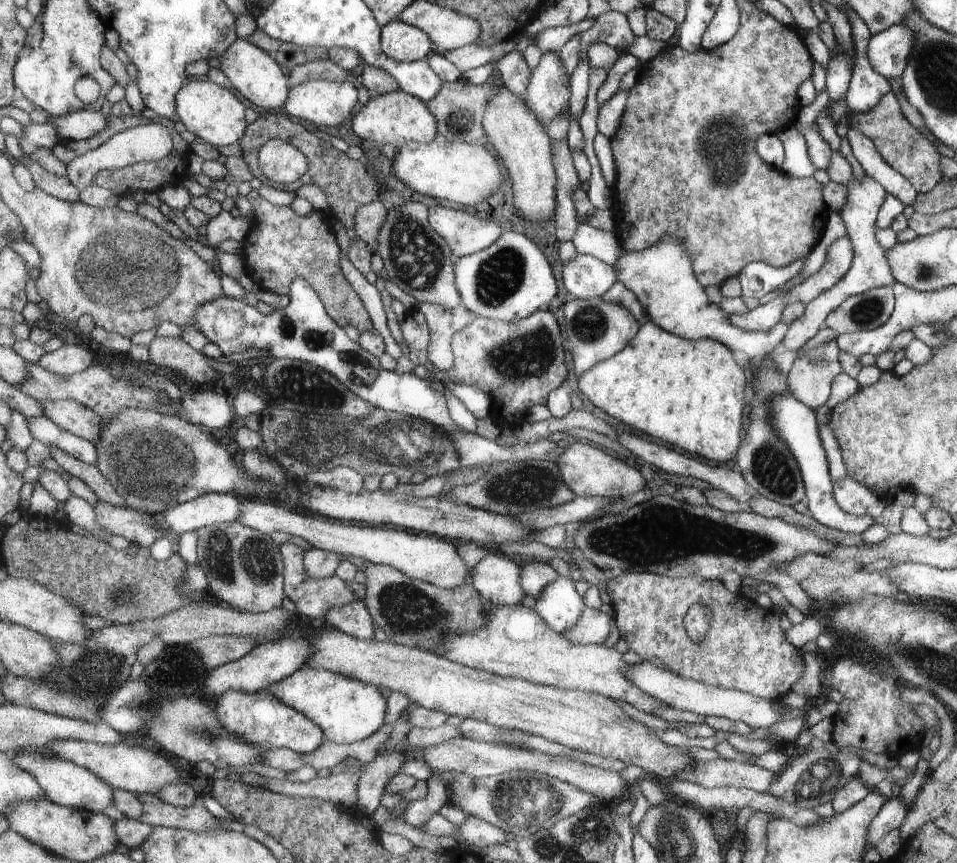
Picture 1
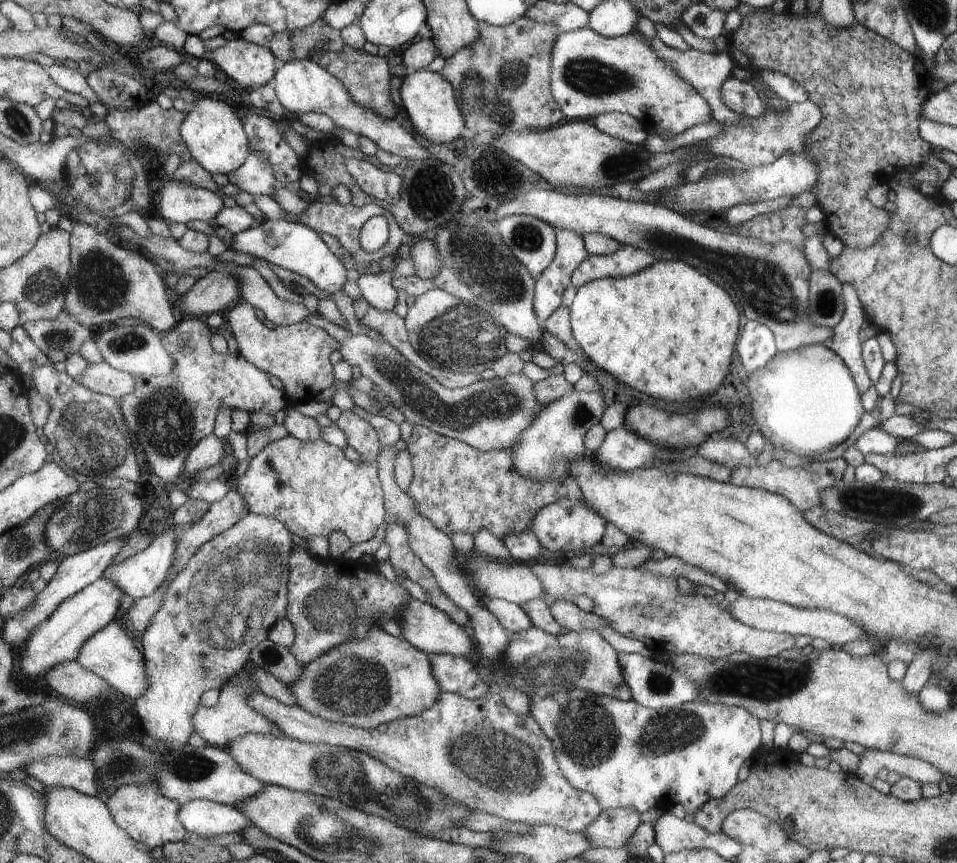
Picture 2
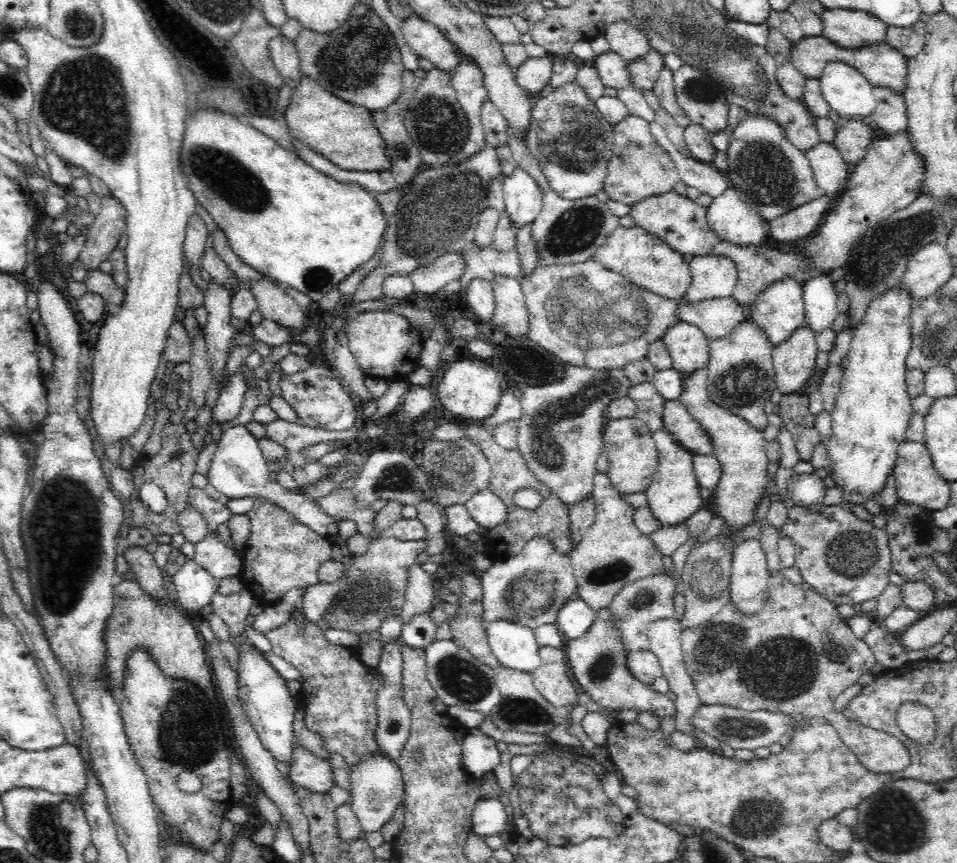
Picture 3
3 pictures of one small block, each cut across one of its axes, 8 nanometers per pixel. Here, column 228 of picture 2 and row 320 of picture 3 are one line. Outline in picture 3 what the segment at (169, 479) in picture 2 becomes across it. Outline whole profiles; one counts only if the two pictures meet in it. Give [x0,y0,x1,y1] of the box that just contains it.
[347,311,423,381]

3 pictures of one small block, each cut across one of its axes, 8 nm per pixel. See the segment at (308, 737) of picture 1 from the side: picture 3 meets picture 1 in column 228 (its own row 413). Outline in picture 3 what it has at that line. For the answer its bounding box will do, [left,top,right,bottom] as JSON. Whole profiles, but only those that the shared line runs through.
[679,370,768,534]

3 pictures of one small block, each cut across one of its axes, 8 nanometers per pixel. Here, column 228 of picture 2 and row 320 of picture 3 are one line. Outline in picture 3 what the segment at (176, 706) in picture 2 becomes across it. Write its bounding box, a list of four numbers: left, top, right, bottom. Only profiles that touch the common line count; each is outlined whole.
[520,258,679,371]

